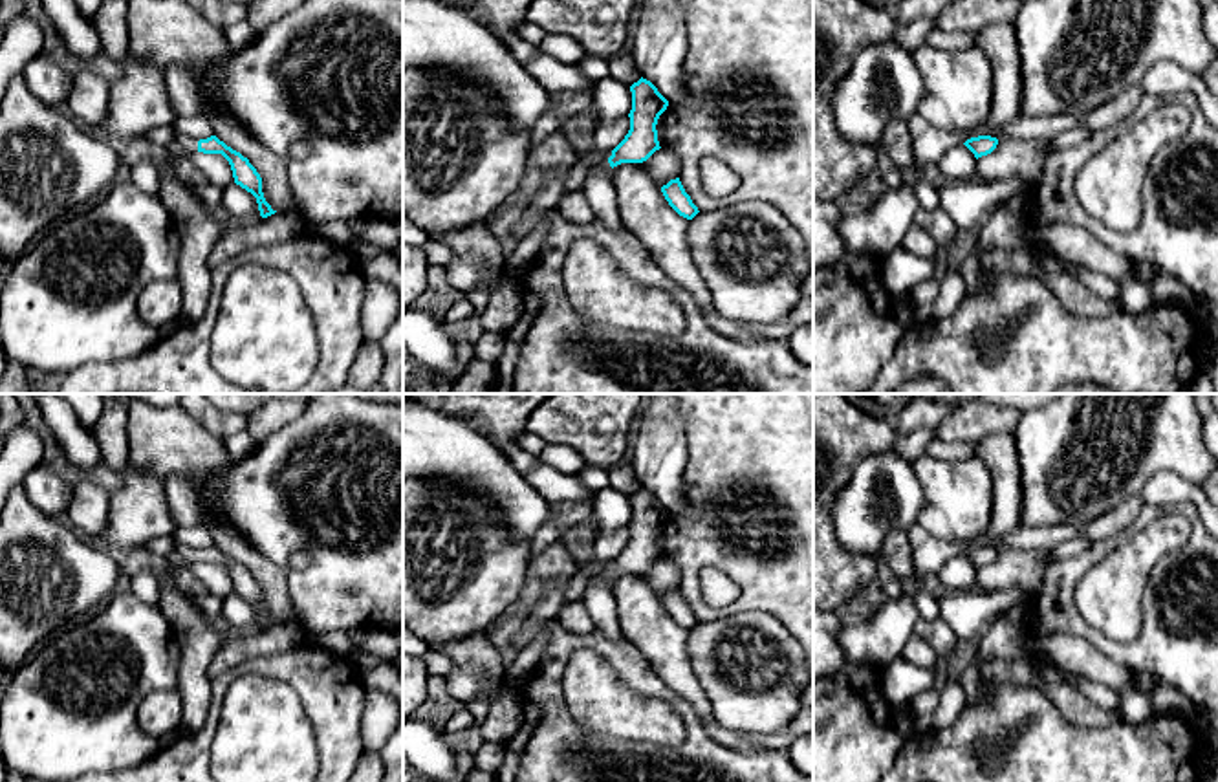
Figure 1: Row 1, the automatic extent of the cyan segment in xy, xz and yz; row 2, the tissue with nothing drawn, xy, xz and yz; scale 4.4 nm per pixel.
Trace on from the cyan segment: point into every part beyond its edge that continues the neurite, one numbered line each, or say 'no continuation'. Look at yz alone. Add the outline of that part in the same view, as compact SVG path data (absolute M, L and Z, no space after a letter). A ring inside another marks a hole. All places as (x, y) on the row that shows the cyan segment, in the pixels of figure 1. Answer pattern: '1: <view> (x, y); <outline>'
no continuation

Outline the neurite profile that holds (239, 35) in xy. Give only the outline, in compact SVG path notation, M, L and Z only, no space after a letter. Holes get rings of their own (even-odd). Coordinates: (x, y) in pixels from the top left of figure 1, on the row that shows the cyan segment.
M247 20L225 27L223 33L229 48L234 51L247 48L256 37L256 31L249 26Z

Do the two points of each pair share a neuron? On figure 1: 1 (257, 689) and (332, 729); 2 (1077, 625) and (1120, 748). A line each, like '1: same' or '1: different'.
1: different
2: different

